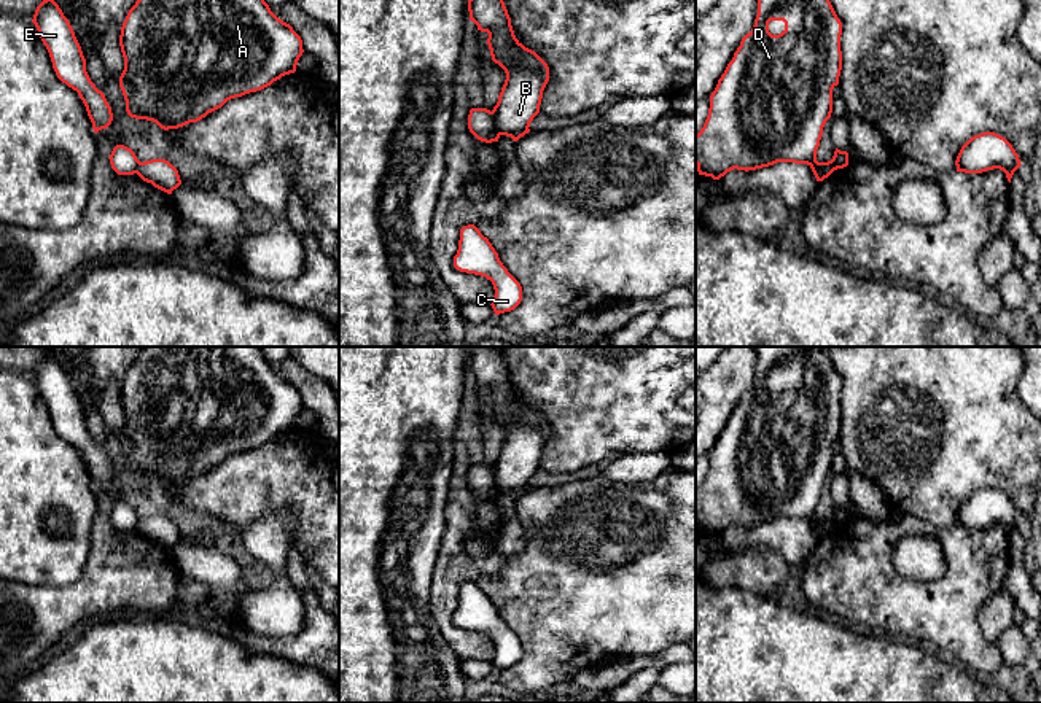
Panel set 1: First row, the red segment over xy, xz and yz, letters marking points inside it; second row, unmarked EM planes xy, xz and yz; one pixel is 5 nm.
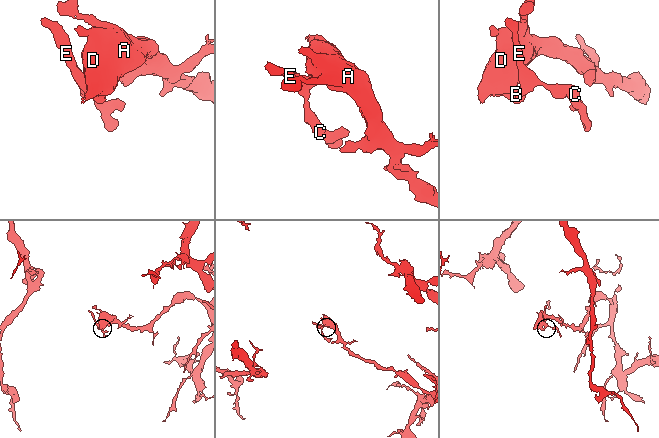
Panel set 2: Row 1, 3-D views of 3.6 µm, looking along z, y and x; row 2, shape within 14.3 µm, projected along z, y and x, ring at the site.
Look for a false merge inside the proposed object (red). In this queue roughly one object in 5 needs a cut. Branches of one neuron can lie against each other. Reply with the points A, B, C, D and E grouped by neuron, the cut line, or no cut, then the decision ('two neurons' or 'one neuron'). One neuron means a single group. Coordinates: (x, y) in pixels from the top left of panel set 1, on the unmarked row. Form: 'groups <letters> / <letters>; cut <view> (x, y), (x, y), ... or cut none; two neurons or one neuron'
groups A B D / C E; cut xz (491, 468), (495, 485), (500, 490); two neurons

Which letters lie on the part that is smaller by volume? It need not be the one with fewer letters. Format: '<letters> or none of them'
C, E

